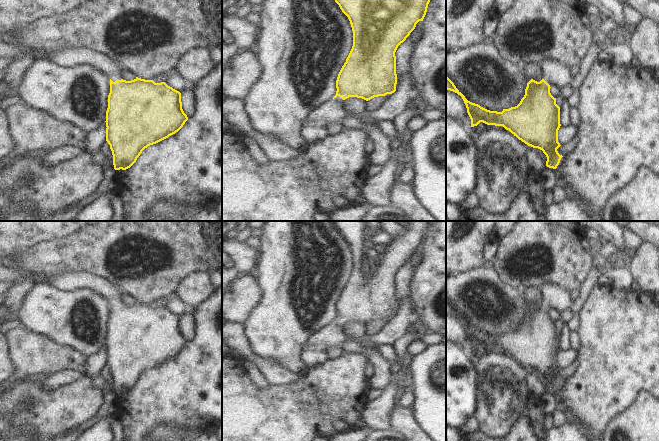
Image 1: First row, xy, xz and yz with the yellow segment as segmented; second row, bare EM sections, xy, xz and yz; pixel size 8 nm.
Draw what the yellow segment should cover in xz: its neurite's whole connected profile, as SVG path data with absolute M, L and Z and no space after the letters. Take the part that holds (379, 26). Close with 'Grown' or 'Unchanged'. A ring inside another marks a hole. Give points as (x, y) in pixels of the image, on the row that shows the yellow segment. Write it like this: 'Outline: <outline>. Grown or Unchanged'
Outline: M335 0L342 12L348 17L353 31L353 46L342 66L336 80L336 95L326 104L317 109L316 114L305 120L302 134L308 143L319 142L330 135L328 127L341 121L344 117L352 116L344 108L344 100L349 97L362 98L366 101L392 94L396 91L396 56L398 46L403 43L415 29L419 21L423 21L430 0Z. Grown

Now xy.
Outline: M69 48L58 52L49 52L45 49L39 49L39 51L44 55L46 60L53 60L69 67L90 65L105 72L110 77L110 93L108 95L108 108L105 121L107 127L106 141L110 145L112 151L115 170L126 170L130 168L145 148L175 134L188 120L187 115L182 109L181 93L179 91L168 86L165 82L155 83L153 80L145 80L138 77L131 81L123 80L123 67L115 60L103 55L101 52L91 48Z. Grown

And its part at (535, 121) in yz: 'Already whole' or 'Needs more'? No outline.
Needs more

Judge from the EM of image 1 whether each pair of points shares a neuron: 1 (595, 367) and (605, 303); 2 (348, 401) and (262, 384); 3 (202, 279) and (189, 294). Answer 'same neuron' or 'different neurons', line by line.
1: same neuron
2: different neurons
3: same neuron

